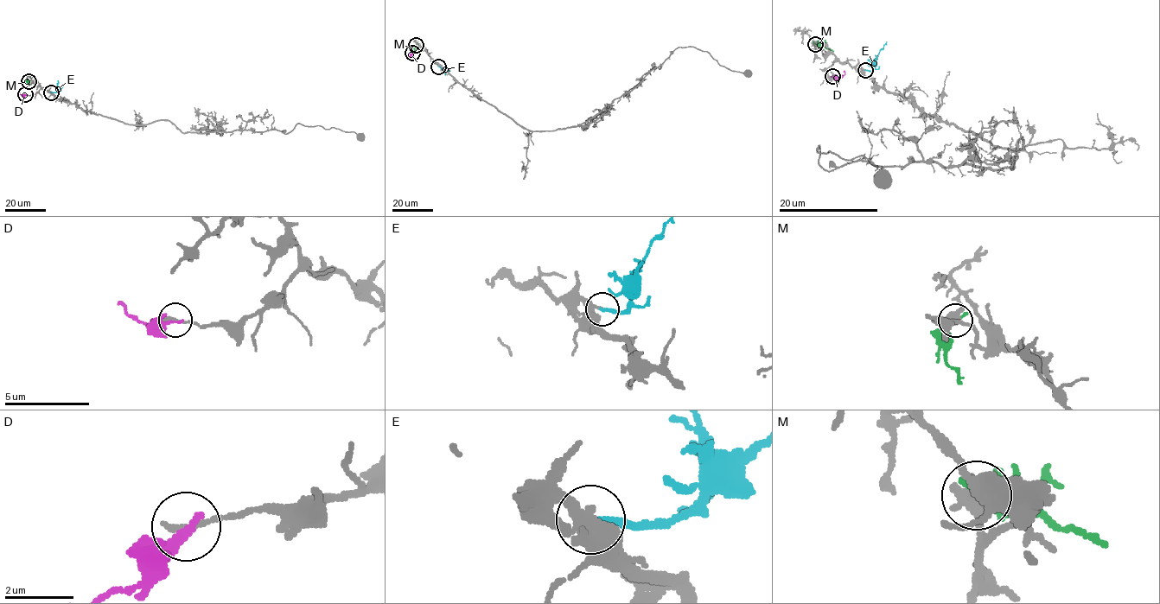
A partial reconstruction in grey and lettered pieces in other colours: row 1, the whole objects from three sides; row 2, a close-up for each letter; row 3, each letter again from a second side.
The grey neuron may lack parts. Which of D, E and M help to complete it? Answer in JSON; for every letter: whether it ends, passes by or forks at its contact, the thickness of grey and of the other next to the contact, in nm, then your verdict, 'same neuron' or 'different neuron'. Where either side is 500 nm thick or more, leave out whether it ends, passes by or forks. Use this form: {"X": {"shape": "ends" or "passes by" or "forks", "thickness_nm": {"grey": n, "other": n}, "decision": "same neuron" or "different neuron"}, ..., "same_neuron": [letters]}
{"D": {"shape": "ends", "thickness_nm": {"grey": 180, "other": 360}, "decision": "different neuron"}, "E": {"shape": "ends", "thickness_nm": {"grey": 190, "other": 200}, "decision": "same neuron"}, "M": {"shape": "ends", "thickness_nm": {"grey": 380, "other": 240}, "decision": "different neuron"}, "same_neuron": ["E"]}

